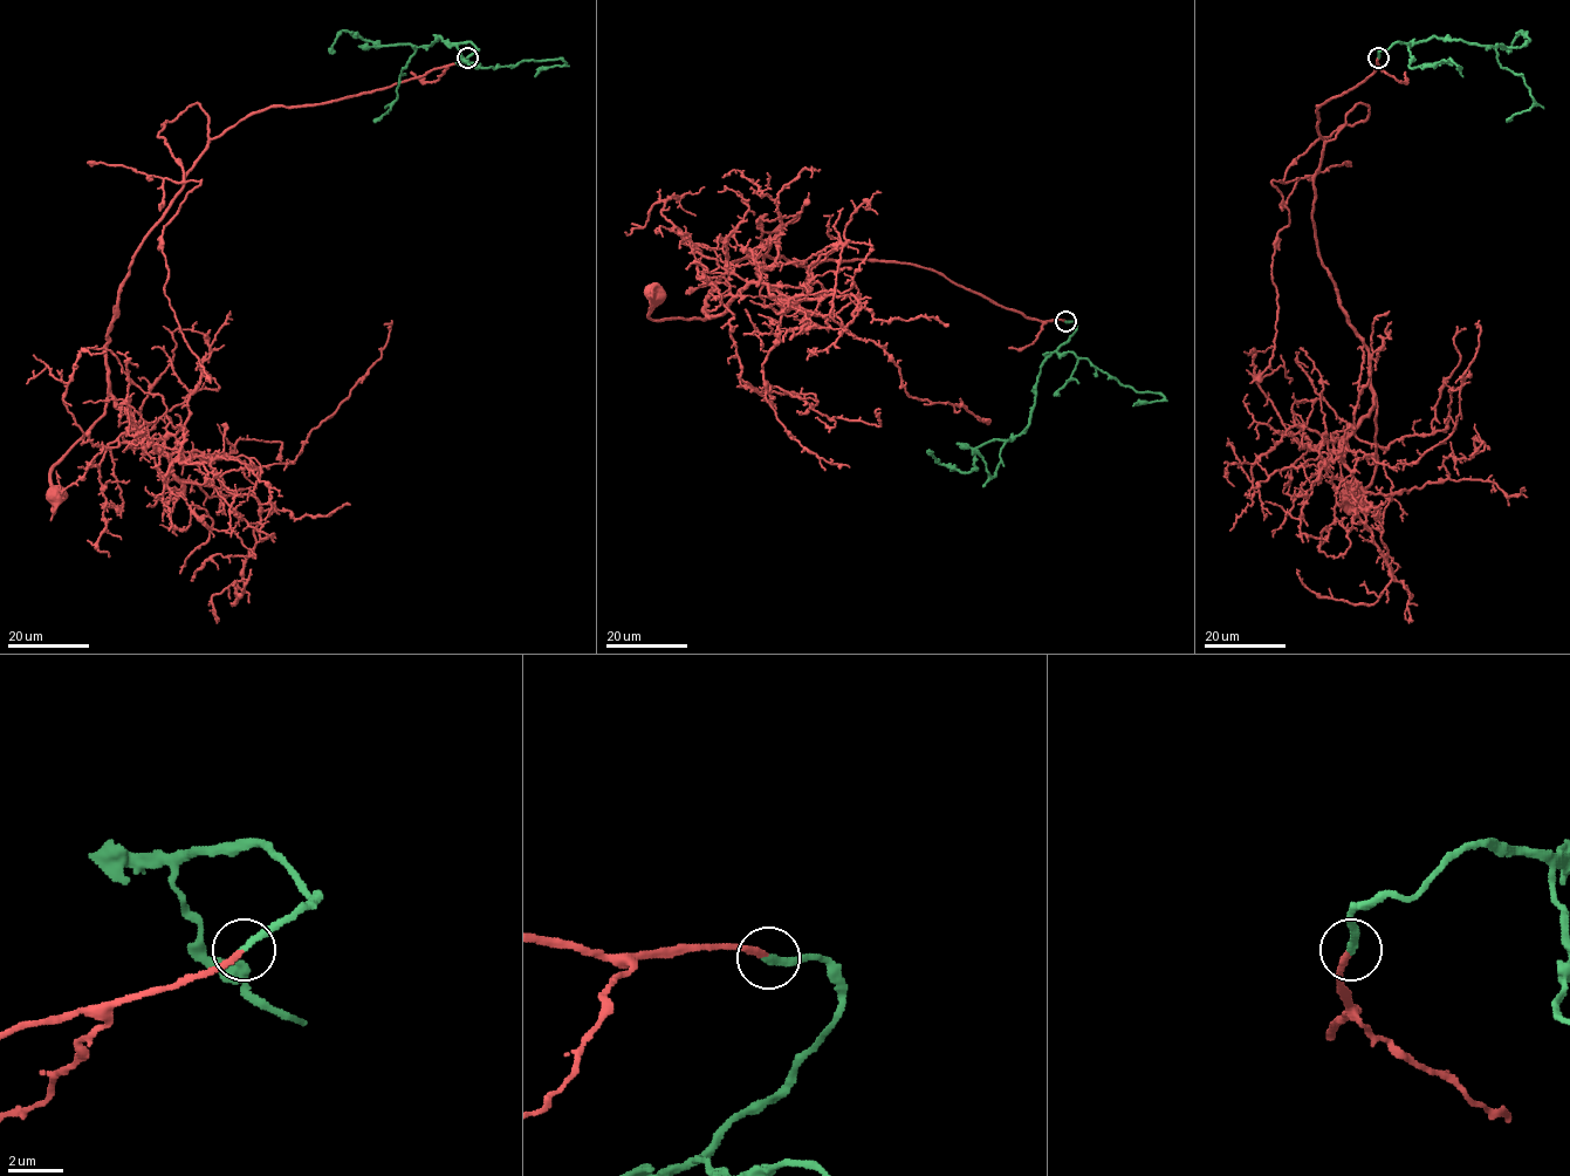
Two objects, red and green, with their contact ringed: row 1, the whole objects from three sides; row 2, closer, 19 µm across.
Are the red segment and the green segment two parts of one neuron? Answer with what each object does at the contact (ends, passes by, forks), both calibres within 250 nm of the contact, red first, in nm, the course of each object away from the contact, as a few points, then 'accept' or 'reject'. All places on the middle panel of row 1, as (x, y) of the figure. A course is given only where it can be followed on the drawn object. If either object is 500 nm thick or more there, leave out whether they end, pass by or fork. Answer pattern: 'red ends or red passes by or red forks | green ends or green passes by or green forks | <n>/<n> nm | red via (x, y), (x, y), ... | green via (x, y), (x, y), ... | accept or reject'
red ends | green ends | 220/280 nm | red via (1065, 320), (1028, 319), (913, 264), (862, 259), (734, 261), (711, 289), (704, 320), (652, 320), (658, 295) | green via (1065, 321), (1076, 332), (1043, 363), (1021, 432), (978, 446), (969, 472), (927, 450) | accept

